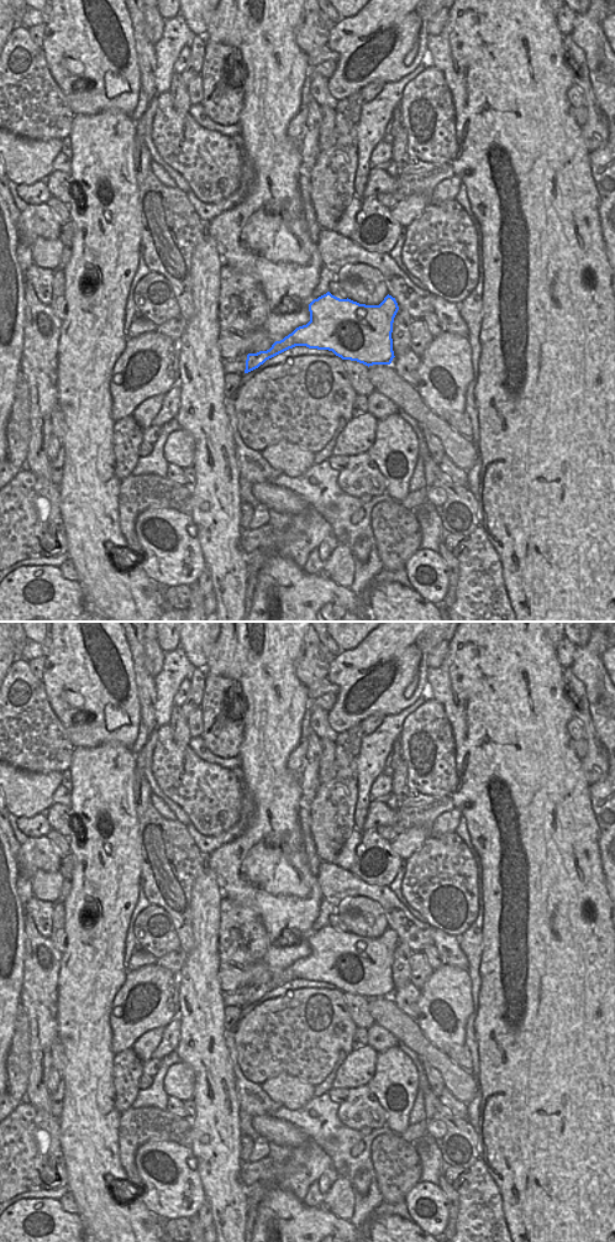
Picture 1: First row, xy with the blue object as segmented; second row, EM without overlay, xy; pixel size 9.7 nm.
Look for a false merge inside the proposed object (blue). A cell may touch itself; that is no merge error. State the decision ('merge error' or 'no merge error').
no merge error

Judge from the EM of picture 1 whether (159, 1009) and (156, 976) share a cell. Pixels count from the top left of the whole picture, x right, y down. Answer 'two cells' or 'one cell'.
one cell

